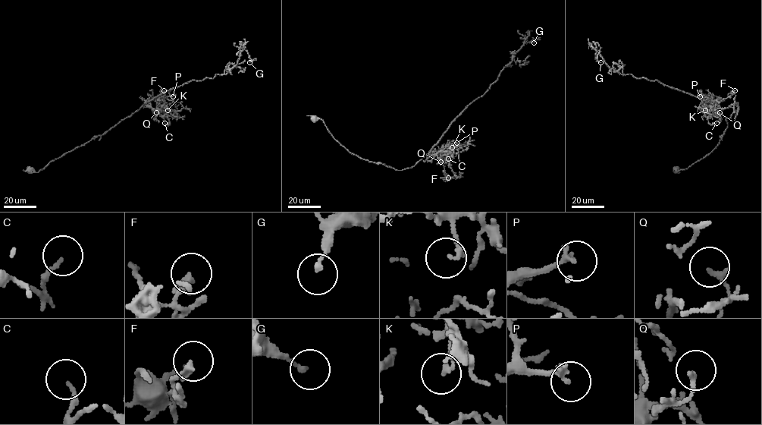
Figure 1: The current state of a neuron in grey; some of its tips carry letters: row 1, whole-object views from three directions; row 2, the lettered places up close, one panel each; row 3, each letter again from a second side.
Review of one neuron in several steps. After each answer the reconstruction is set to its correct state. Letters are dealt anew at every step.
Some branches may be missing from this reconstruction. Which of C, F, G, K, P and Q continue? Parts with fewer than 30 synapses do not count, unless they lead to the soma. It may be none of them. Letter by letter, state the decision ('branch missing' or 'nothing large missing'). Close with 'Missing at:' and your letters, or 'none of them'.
C: nothing large missing
F: nothing large missing
G: nothing large missing
K: nothing large missing
P: branch missing
Q: nothing large missing
Missing at: P

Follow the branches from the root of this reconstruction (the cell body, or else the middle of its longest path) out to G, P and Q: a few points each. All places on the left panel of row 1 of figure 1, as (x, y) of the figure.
G: (29, 170), (38, 172), (105, 133), (165, 91), (192, 80), (225, 74), (236, 63), (241, 42), (249, 62)
P: (29, 170), (38, 172), (51, 161), (105, 133), (144, 104), (156, 109), (158, 101), (173, 96)
Q: (29, 170), (38, 172), (51, 161), (105, 133), (144, 104), (151, 108), (153, 113), (157, 114), (156, 112)

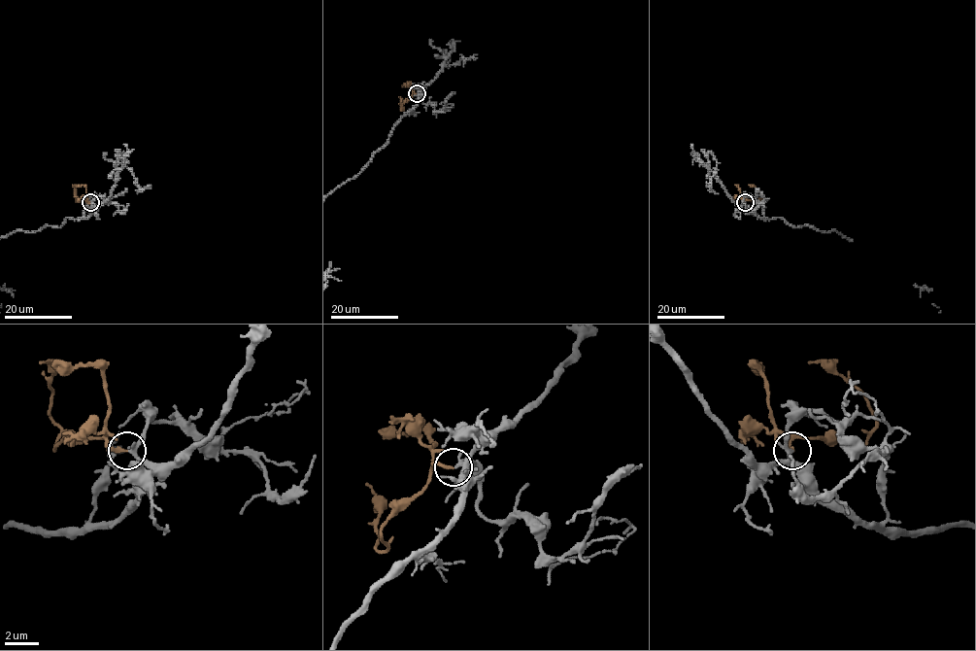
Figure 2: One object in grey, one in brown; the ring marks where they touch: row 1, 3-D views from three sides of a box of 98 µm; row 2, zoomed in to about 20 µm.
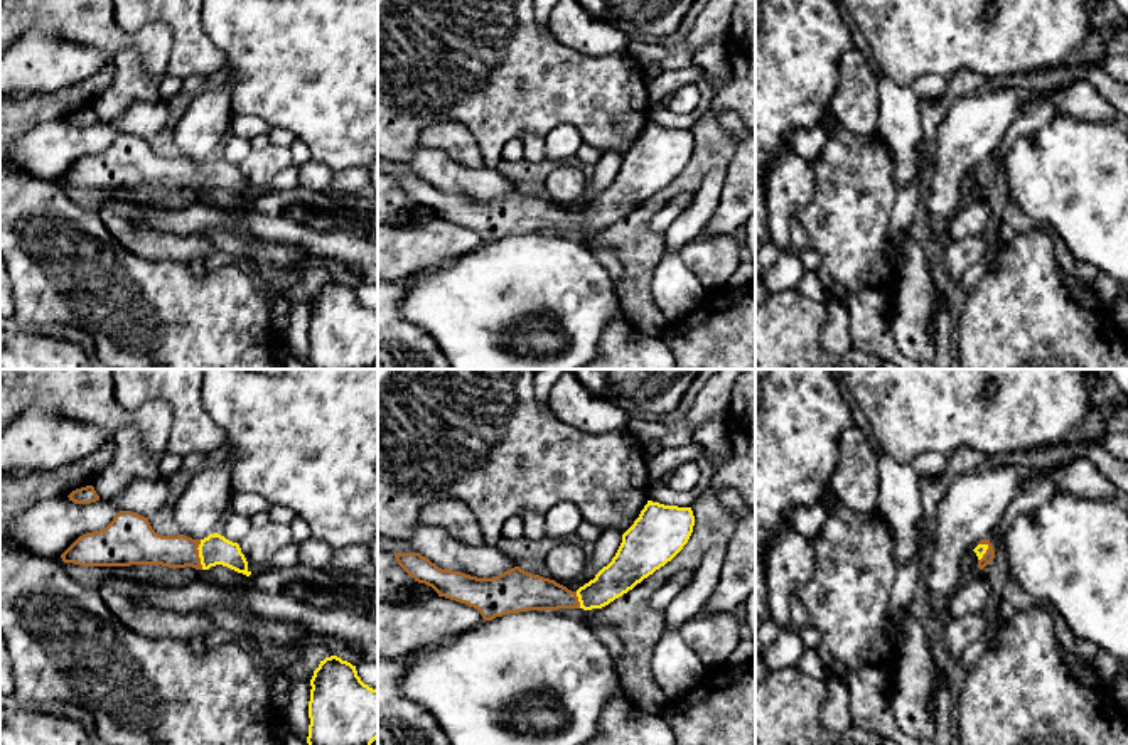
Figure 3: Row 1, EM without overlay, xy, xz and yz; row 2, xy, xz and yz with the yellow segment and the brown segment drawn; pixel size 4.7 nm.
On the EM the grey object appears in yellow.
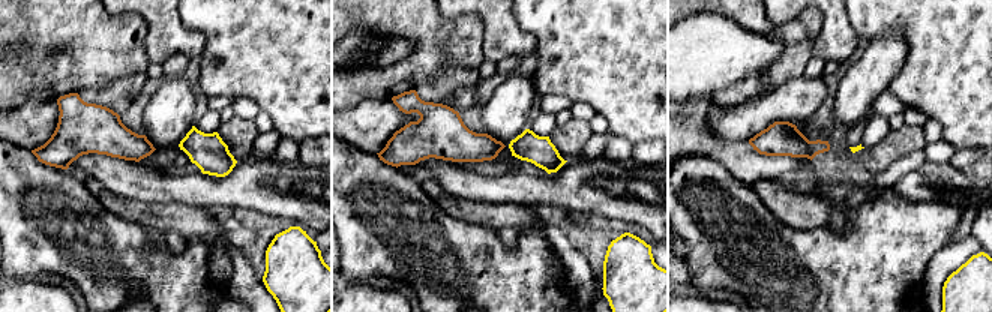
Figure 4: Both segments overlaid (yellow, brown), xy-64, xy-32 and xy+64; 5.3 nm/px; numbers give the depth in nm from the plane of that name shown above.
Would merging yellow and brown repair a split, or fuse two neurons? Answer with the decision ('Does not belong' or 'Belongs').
Belongs

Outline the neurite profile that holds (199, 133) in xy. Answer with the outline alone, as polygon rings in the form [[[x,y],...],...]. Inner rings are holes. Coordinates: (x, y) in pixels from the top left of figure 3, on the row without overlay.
[[[229,67],[229,79],[216,88],[204,88],[187,106],[175,126],[174,142],[180,155],[192,162],[204,162],[218,155],[223,135],[231,126],[234,76]]]

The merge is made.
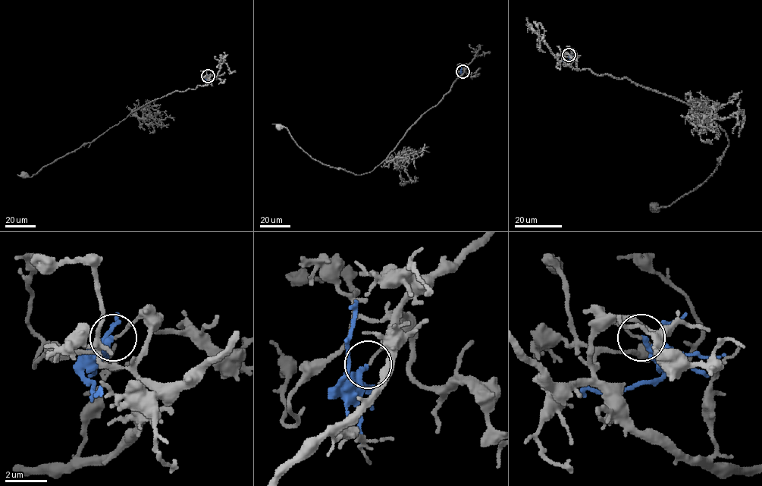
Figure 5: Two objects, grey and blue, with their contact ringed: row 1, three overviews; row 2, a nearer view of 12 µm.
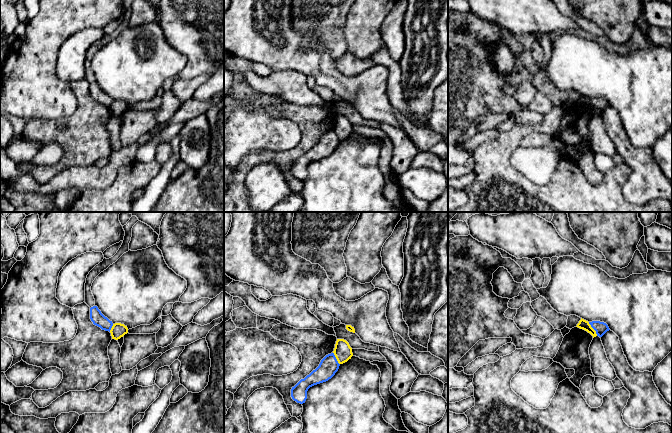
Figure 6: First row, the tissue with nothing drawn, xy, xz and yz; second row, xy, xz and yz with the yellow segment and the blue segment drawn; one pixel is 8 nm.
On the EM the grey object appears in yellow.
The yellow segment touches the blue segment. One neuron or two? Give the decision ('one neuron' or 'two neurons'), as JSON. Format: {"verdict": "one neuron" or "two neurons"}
{"verdict": "two neurons"}

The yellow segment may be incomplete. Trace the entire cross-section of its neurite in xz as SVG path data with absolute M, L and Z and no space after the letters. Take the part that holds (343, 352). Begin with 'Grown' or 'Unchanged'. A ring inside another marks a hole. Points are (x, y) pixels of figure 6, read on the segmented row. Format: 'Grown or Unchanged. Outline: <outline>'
Unchanged. Outline: M337 339L333 353L339 364L347 362L353 356L352 348L344 339Z

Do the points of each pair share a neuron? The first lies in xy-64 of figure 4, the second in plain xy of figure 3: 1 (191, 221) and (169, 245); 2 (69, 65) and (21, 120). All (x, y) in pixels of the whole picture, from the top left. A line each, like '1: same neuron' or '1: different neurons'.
1: same neuron
2: same neuron

